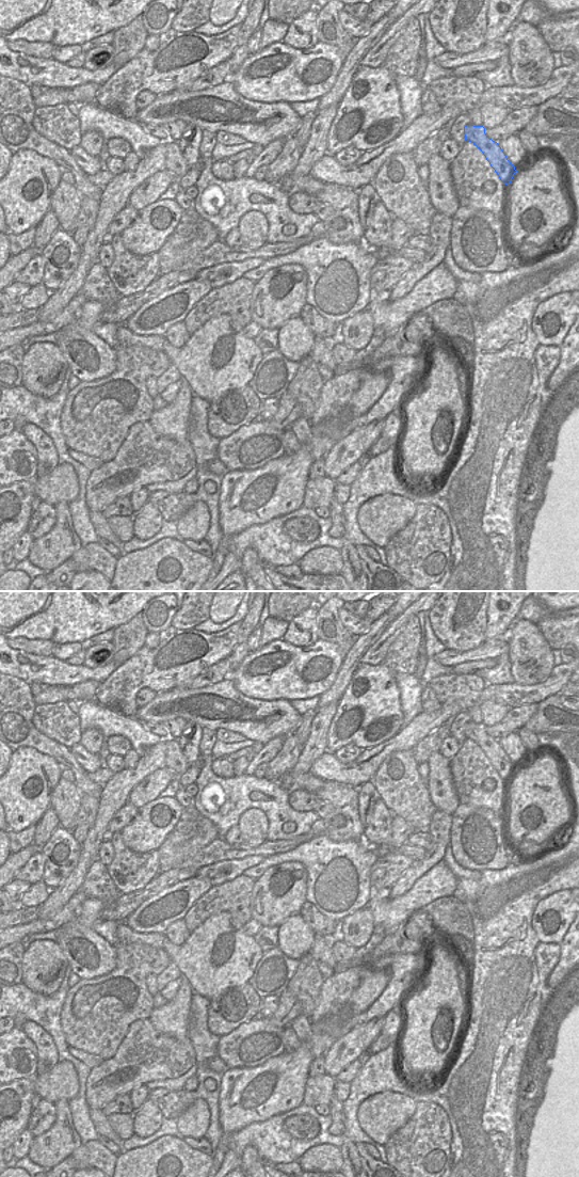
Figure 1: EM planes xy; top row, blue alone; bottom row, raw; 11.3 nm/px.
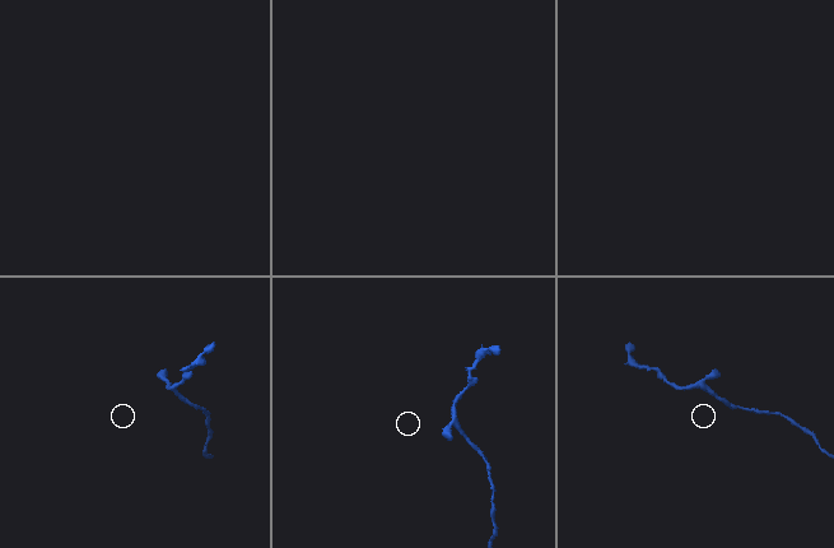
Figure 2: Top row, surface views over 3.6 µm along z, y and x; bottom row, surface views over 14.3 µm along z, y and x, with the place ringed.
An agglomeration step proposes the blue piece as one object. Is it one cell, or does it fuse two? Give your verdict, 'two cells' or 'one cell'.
one cell

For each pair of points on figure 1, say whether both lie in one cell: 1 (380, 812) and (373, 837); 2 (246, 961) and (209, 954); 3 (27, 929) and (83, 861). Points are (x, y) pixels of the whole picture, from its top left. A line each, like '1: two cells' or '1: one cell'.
1: one cell
2: one cell
3: two cells

